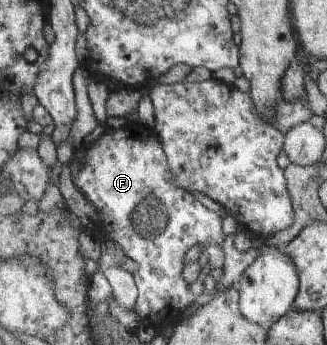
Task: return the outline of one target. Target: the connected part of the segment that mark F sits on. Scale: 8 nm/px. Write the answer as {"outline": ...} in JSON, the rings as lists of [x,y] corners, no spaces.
{"outline":[[[141,123],[127,124],[101,135],[84,155],[83,167],[73,183],[97,211],[98,220],[109,233],[110,240],[138,264],[137,272],[133,273],[138,285],[138,300],[134,309],[142,323],[148,319],[156,324],[160,323],[157,313],[164,313],[163,309],[169,309],[169,313],[177,317],[181,309],[195,301],[196,297],[189,291],[189,285],[183,279],[185,255],[191,247],[199,243],[203,244],[202,253],[221,247],[225,241],[223,221],[215,211],[207,209],[193,194],[181,190],[176,184],[166,151],[154,128],[149,129]]]}

